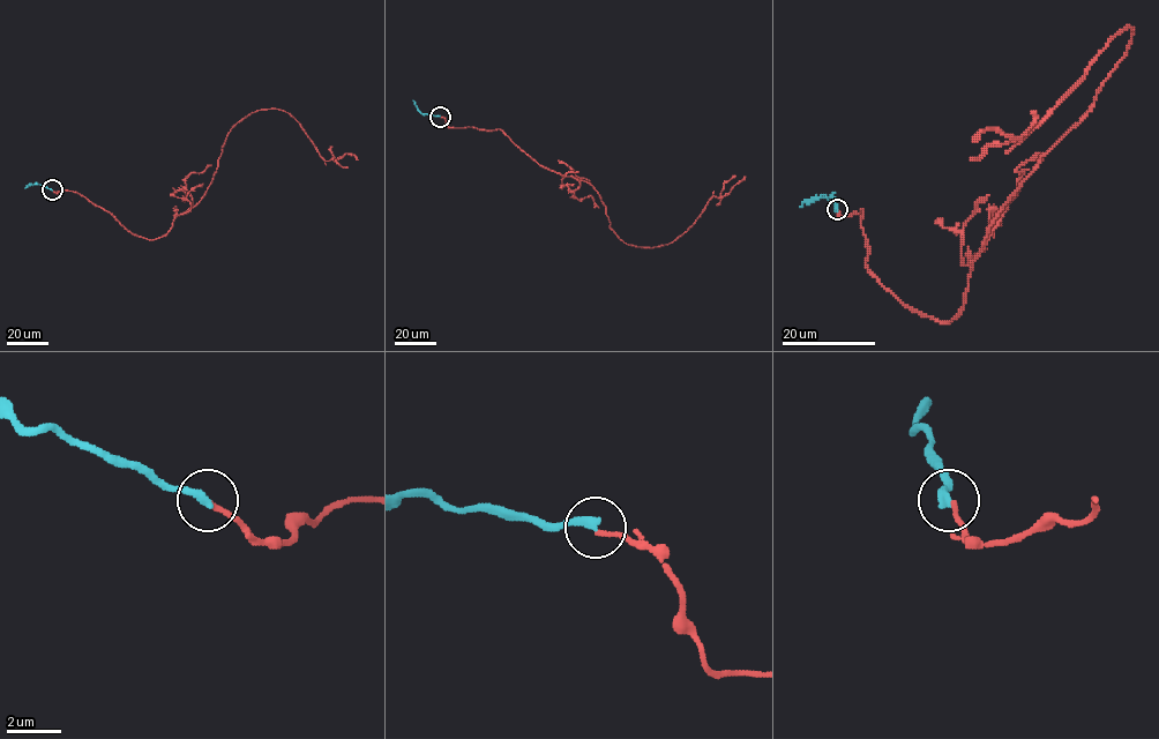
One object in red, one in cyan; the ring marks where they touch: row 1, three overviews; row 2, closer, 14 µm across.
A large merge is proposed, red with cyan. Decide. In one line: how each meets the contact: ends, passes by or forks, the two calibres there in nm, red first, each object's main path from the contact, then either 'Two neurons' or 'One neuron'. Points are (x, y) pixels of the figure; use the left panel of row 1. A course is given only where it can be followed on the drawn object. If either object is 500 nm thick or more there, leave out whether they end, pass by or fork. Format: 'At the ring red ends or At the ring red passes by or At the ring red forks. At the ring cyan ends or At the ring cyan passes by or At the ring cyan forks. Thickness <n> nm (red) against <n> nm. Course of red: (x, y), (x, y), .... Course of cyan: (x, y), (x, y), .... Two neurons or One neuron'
At the ring red ends. At the ring cyan ends. Thickness 180 nm (red) against 360 nm. Course of red: (52, 189), (80, 194), (155, 239), (201, 199), (230, 129), (251, 113), (285, 111), (324, 161), (358, 159). Course of cyan: (52, 189), (35, 184), (24, 188). Two neurons

